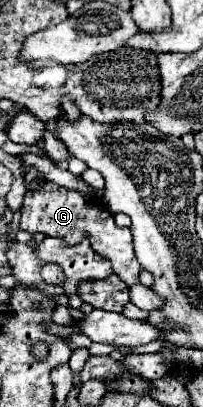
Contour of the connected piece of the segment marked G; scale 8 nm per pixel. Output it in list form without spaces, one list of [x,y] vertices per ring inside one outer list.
[[[44,179],[38,189],[26,191],[24,195],[20,229],[28,231],[30,235],[44,233],[50,237],[62,237],[66,245],[78,245],[84,237],[88,237],[92,249],[112,263],[114,275],[118,275],[128,287],[140,283],[138,273],[142,271],[142,267],[134,255],[132,233],[128,227],[118,227],[114,223],[114,215],[102,207],[102,201],[98,197],[88,197],[80,191],[60,187]]]

